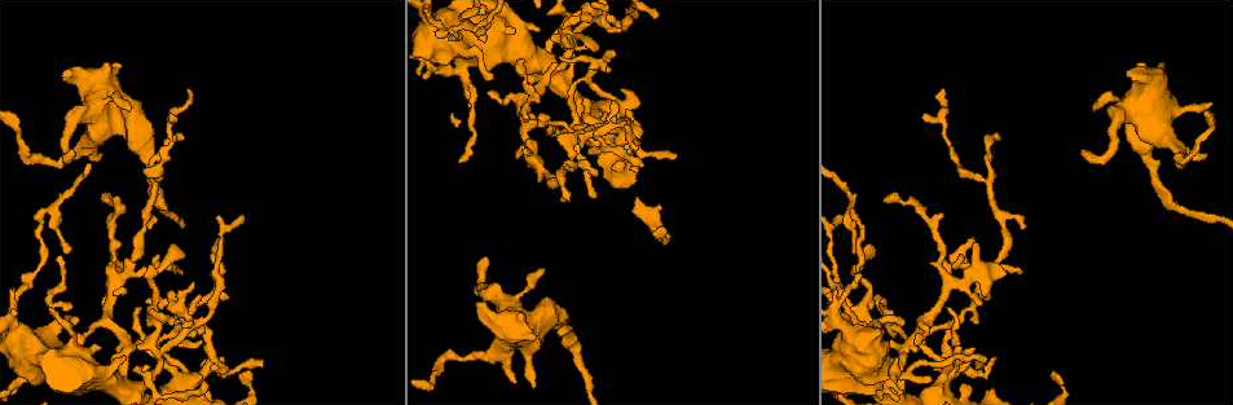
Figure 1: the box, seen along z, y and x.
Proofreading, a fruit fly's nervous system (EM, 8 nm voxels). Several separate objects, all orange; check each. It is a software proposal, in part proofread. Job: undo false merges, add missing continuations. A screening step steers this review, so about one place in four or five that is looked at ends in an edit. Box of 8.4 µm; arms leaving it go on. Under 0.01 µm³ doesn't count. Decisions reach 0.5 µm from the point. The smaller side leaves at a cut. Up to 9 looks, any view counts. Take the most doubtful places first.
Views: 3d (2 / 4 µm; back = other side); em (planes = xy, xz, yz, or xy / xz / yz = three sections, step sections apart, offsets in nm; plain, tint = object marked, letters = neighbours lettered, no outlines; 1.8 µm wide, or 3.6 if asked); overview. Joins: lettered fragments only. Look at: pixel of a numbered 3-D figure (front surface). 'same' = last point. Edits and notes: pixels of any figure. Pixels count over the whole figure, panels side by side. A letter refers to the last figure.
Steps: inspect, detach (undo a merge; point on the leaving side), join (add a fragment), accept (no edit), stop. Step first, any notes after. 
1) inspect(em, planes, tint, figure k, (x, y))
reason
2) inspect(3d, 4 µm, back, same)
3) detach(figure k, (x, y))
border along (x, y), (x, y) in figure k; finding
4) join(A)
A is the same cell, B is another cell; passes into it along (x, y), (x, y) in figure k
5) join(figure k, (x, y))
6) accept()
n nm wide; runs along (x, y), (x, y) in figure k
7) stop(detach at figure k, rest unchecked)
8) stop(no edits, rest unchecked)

inspect(em, xz, step 4, tint, figure 1, (657, 229))
an open end

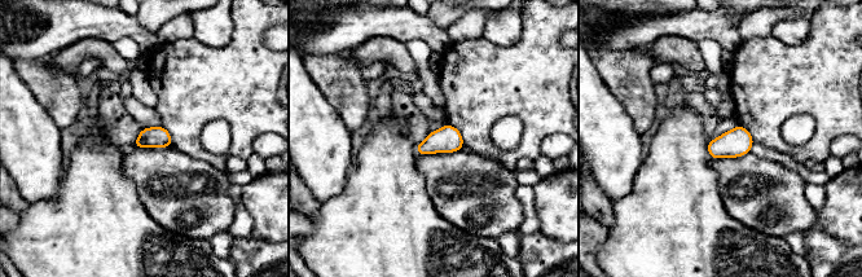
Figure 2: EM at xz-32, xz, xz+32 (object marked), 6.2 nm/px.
inspect(em, planes, letters, same)

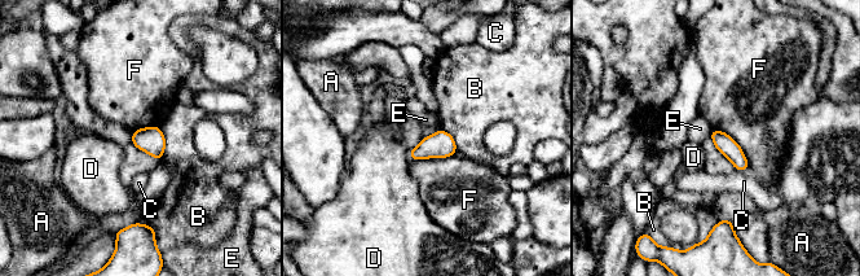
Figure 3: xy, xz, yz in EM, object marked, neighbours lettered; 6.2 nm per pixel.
accept()
F touches over 360 nm; A, B, C, D, E and F are other cells; no lettered fragment goes on from it

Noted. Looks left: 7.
inspect(3d, 4 µm, figure 1, (188, 386))
thin neck

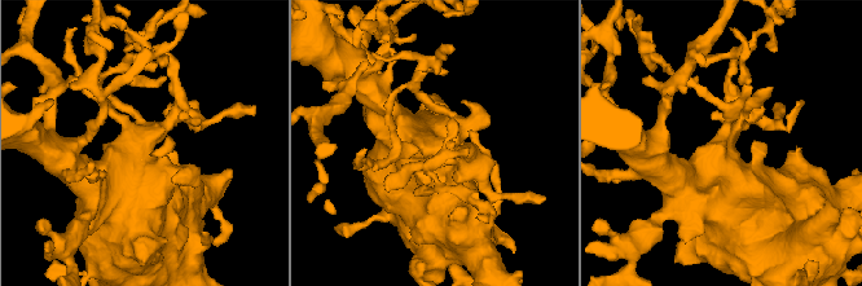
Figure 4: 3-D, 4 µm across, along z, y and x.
inspect(em, planes, tint, figure 4, (434, 147))

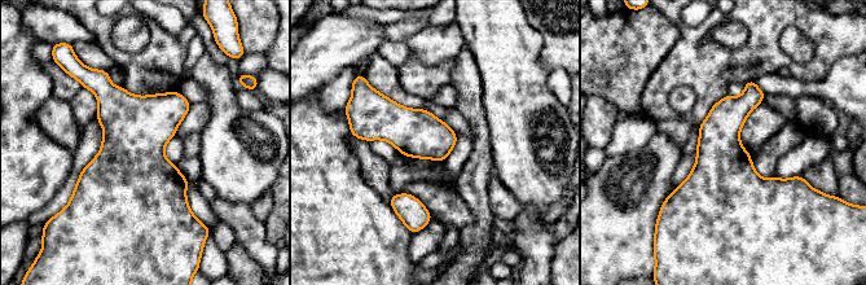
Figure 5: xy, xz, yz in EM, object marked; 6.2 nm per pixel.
inspect(em, planes, letters, same)
what lies round it

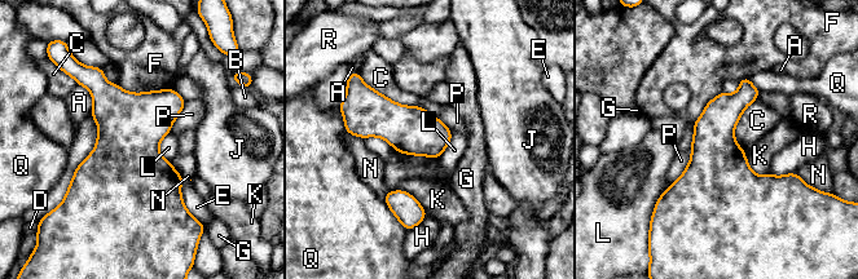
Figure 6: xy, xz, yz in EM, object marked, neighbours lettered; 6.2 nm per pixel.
accept()
C touches over 380 nm; A, B, C, D, E, F, G, H, J, K, L, N, P, Q and R are other cells; border along (362, 82), (396, 102), (418, 106) in figure 6; all the same cell

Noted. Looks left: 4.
inspect(3d, 4 µm, figure 1, (153, 313))
a fork

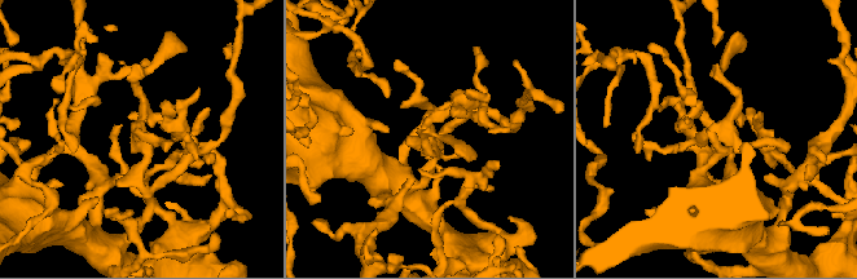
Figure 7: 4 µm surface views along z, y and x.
inspect(em, xz, step 8, letters, figure 7, (140, 135))
3 arms

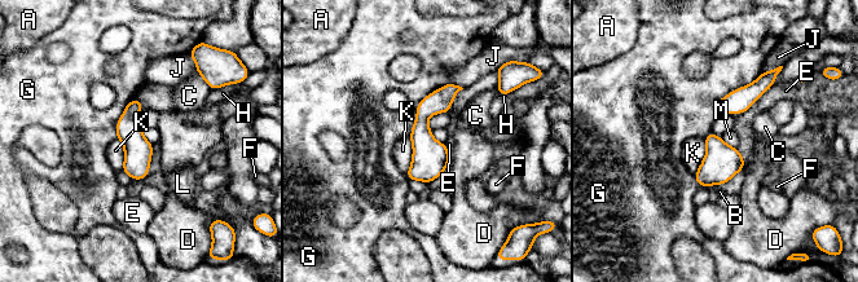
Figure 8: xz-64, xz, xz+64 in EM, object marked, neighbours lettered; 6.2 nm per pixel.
accept()
A, B, C, D, E, F, G, H, J, K, L and M are other cells; runs along (456, 88), (421, 118), (410, 176) in figure 8; all the same cell

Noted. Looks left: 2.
stop(no edits, rest unchecked)

